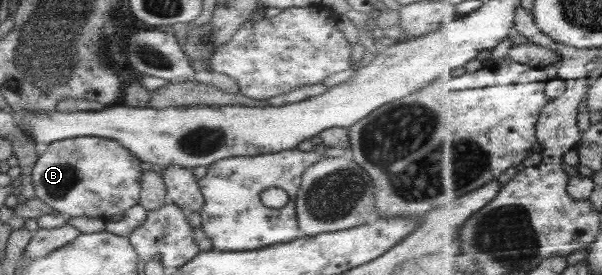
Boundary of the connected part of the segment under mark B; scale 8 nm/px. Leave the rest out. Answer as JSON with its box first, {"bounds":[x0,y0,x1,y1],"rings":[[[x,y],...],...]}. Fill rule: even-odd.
{"bounds":[30,136,142,220],"rings":[[[85,136],[47,144],[46,150],[36,157],[30,178],[34,189],[34,199],[50,206],[57,214],[67,218],[84,215],[88,218],[108,220],[110,216],[120,216],[131,206],[138,205],[142,173],[140,161],[115,140]]]}

